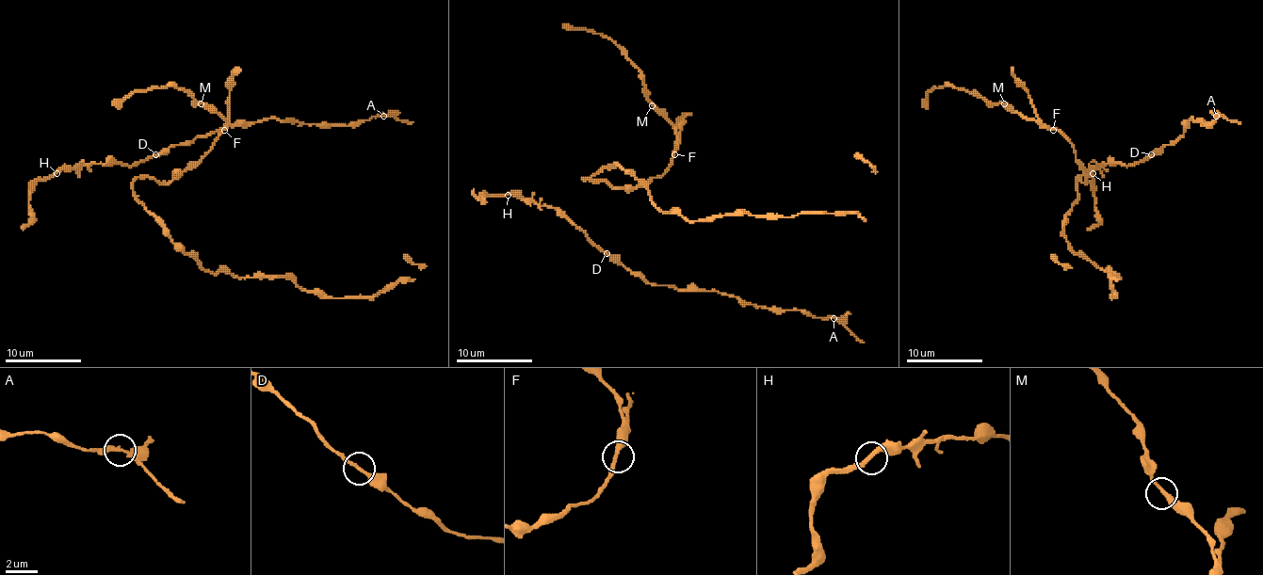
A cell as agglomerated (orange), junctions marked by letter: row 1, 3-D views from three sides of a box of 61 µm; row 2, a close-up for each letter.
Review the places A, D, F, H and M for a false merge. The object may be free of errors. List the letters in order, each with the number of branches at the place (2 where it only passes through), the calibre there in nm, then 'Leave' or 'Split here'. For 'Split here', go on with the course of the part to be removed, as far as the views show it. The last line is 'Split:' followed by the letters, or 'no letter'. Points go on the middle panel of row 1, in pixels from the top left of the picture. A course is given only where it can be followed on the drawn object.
A: Branches: 2. Thickness 240 nm. Split here. Course of the part to remove: (833, 317), (864, 342)
D: Branches: 2. Thickness 220 nm. Leave
F: Branches: 2. Thickness 280 nm. Leave
H: Branches: 2. Thickness 260 nm. Leave
M: Branches: 2. Thickness 260 nm. Leave
Split: A

